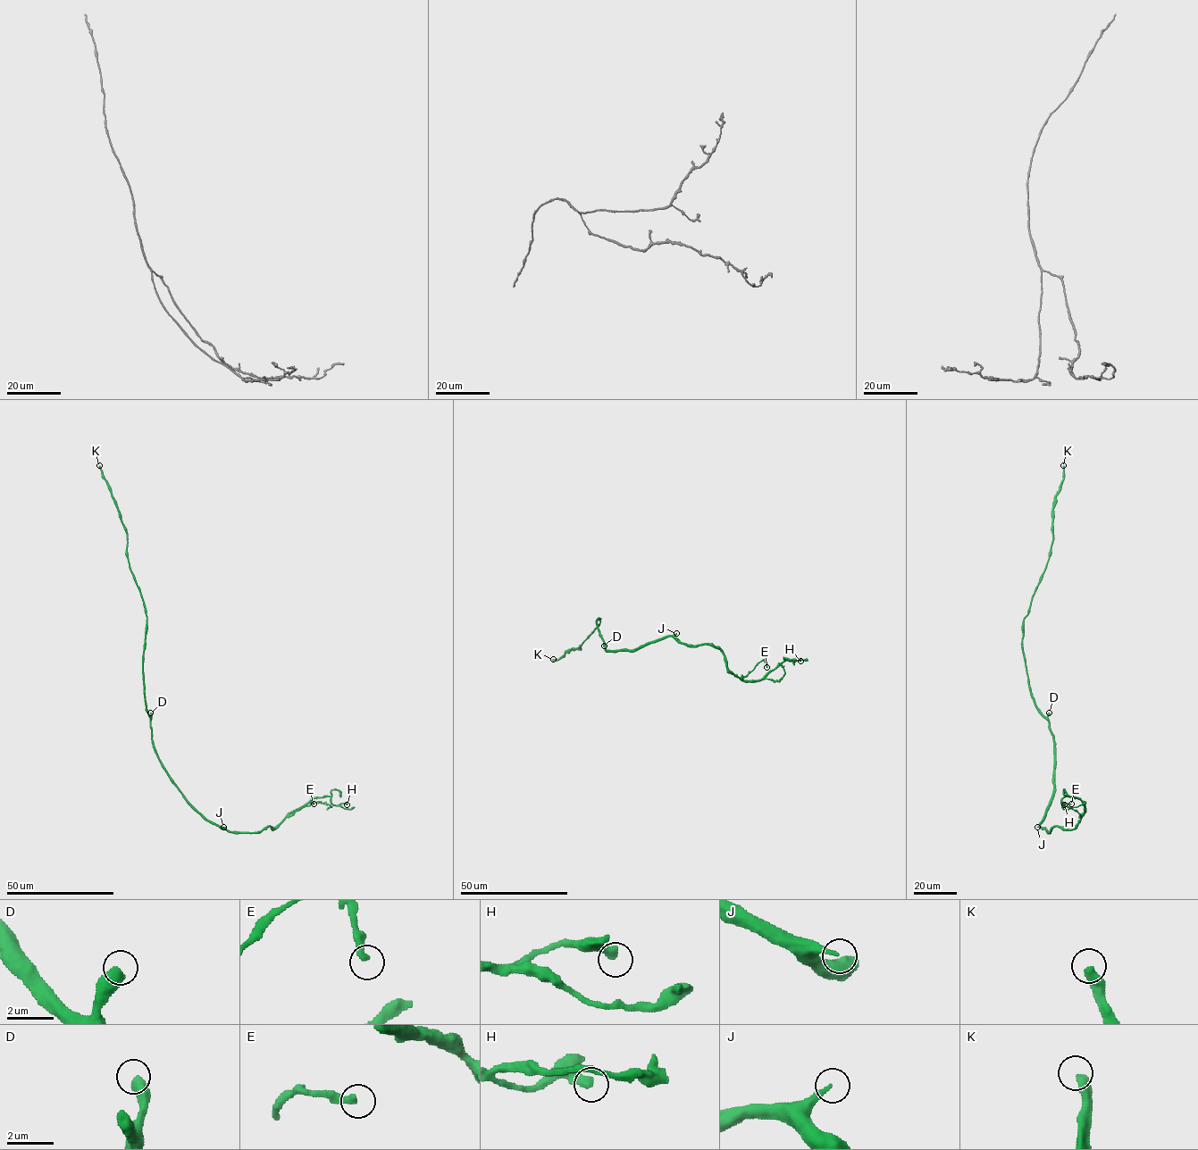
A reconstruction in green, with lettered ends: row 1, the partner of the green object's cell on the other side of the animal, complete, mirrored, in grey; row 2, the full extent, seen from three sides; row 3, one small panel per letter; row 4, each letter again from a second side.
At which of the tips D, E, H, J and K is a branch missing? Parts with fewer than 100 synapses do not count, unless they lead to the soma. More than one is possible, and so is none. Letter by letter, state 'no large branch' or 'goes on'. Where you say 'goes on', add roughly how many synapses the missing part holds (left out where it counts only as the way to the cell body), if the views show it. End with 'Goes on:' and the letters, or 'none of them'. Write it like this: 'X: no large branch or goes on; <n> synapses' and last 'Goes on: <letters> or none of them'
D: no large branch
E: no large branch
H: no large branch
J: goes on; 150 synapses
K: no large branch
Goes on: J

